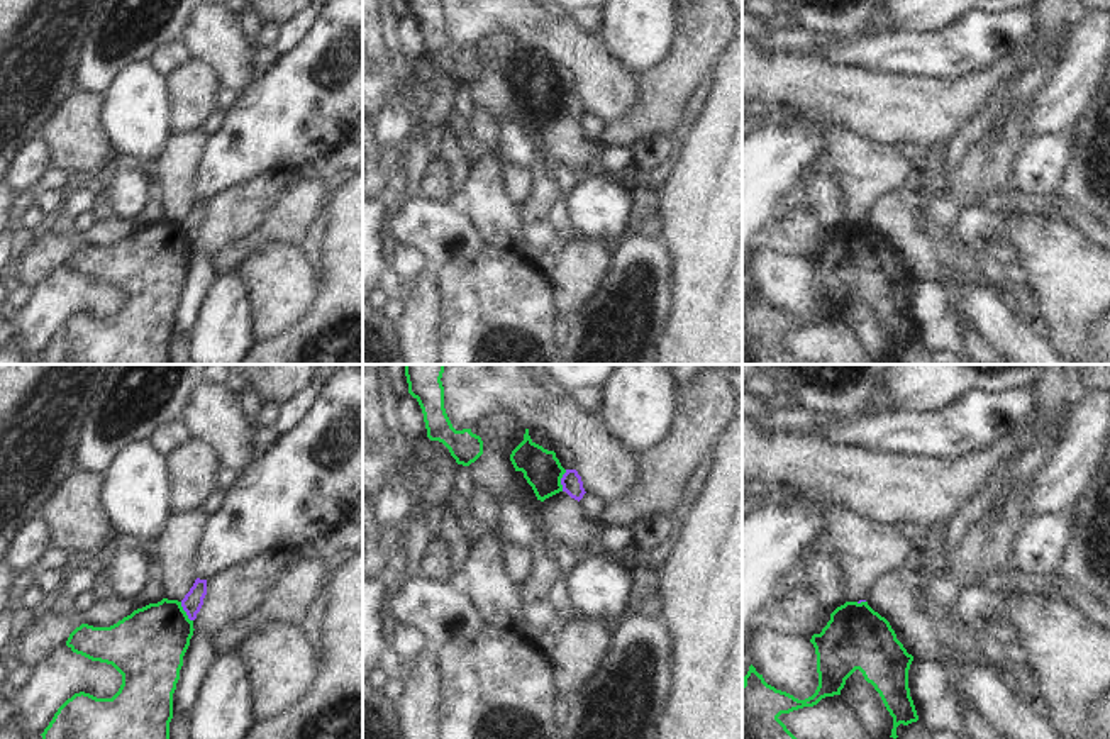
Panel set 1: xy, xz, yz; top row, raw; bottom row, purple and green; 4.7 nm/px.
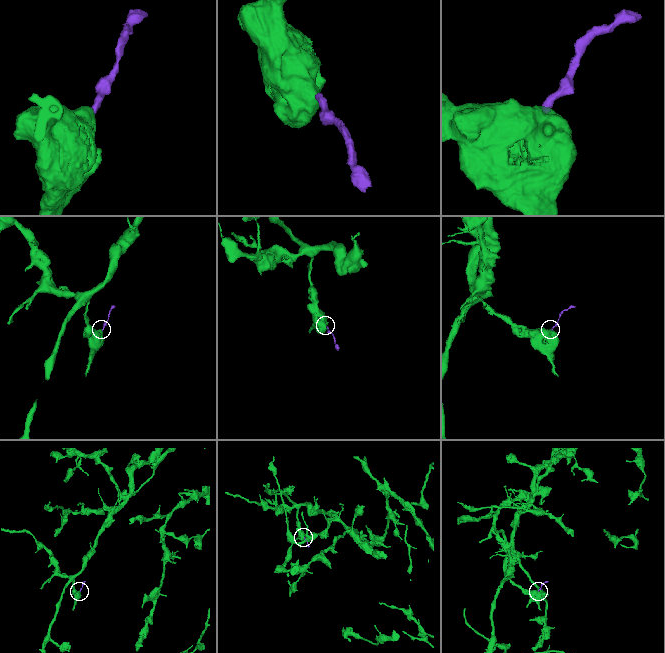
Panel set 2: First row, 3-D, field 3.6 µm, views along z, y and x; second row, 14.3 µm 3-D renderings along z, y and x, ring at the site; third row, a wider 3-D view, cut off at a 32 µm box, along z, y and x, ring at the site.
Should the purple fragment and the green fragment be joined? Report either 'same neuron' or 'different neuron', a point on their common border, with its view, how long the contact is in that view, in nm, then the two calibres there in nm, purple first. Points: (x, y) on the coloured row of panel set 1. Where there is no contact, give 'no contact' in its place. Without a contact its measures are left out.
different neuron; contact xz (561, 480); length 110 nm; calibres 100 and 180 nm

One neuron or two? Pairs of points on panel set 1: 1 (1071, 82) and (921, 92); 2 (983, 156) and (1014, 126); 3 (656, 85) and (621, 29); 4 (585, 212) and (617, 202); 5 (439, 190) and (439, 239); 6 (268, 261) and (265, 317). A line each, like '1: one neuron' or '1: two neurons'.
1: two neurons
2: one neuron
3: two neurons
4: one neuron
5: two neurons
6: one neuron

